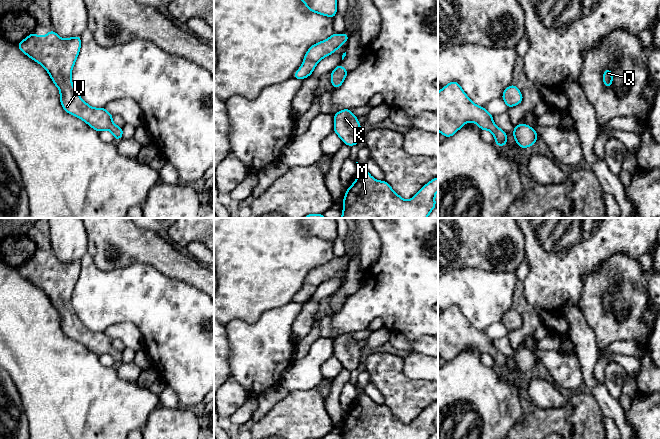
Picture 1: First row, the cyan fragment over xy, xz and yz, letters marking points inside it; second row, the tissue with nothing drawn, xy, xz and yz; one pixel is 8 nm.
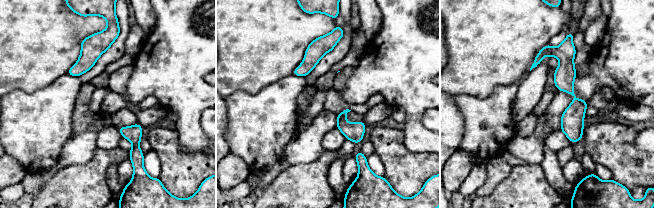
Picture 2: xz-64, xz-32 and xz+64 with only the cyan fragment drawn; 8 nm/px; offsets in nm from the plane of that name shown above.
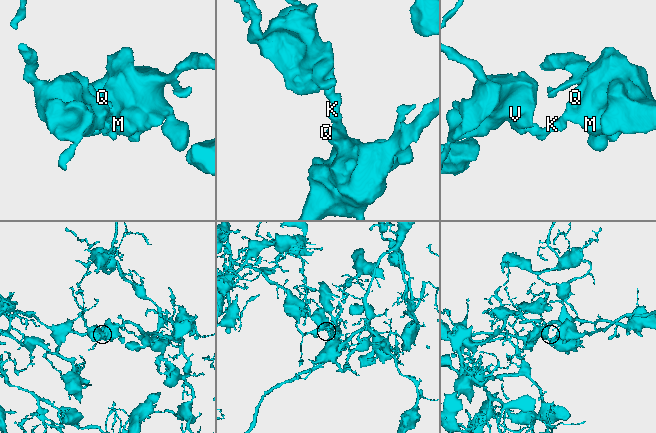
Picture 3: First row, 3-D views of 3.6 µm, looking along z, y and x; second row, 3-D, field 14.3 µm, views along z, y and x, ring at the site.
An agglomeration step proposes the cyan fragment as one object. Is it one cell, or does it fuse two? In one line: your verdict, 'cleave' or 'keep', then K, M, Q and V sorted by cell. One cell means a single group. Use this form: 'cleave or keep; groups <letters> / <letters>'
keep; groups K M Q V

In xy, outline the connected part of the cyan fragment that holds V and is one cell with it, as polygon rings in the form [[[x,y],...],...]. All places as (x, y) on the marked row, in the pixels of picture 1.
[[[52,30],[42,37],[31,33],[17,44],[20,51],[42,65],[60,91],[63,109],[85,121],[99,133],[109,130],[116,141],[123,136],[123,129],[112,122],[105,108],[89,106],[73,87],[71,72],[81,48],[81,37],[62,39]]]

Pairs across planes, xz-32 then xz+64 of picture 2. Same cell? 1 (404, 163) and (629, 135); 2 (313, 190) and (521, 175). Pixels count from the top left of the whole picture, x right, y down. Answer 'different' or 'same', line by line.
1: same
2: same

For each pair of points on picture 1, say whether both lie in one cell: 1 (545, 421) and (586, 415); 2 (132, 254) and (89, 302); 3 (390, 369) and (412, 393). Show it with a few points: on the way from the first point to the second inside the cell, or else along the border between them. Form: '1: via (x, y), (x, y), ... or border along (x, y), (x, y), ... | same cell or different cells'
1: via (555, 421), (576, 421) | same cell
2: border along (143, 262), (110, 270), (97, 267) | different cells
3: via (394, 375), (406, 387) | same cell

